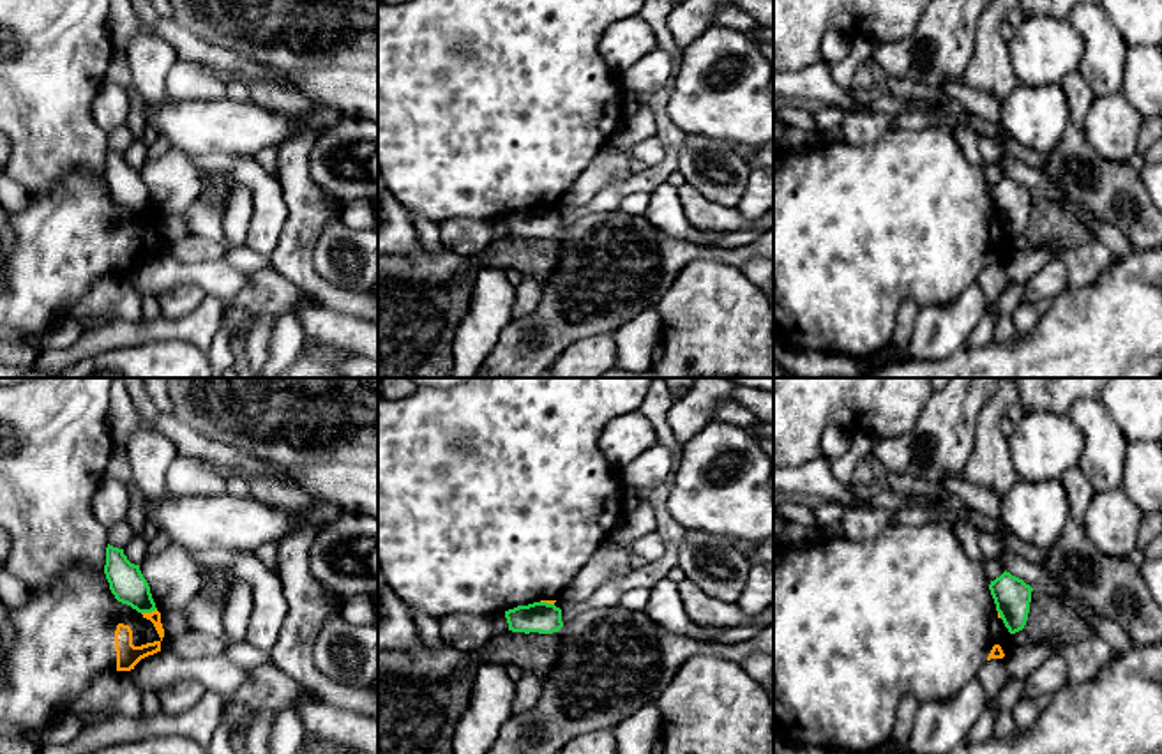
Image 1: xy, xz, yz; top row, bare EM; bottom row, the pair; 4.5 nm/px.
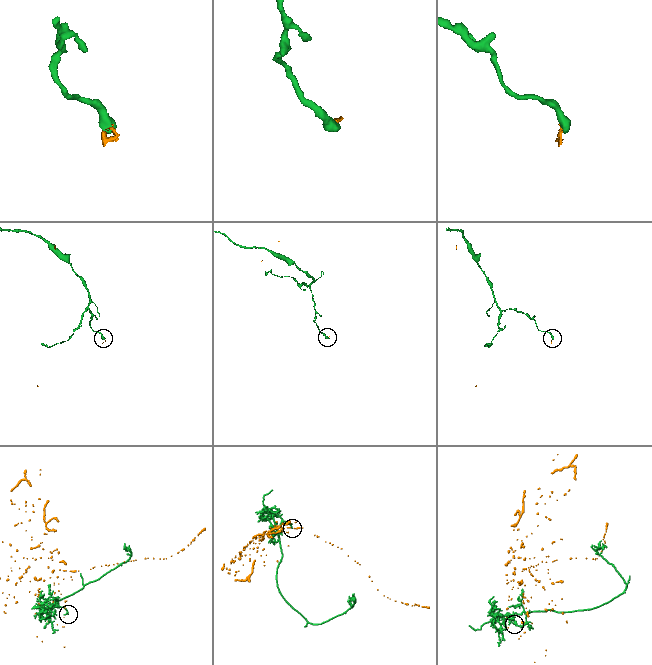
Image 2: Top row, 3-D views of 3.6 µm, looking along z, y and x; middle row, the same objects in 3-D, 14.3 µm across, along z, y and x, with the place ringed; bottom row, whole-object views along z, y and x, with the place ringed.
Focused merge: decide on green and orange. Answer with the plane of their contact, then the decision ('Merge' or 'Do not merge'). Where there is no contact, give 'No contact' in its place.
Touches green in xy. Do not merge

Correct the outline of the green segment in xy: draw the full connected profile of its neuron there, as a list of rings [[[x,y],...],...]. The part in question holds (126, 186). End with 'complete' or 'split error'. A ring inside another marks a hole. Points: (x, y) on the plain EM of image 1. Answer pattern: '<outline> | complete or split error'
[[[108,148],[104,178],[118,207],[131,210],[138,217],[157,214],[140,170],[131,168],[124,154]]] | complete

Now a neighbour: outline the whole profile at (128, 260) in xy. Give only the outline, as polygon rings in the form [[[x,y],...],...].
[[[78,166],[46,192],[30,194],[28,205],[19,212],[9,212],[9,219],[16,238],[11,256],[4,261],[0,330],[18,330],[26,336],[39,334],[64,320],[67,307],[79,304],[104,277],[131,275],[141,263],[161,256],[164,242],[157,214],[138,217],[118,207],[109,194],[104,173],[92,173],[85,166]]]

